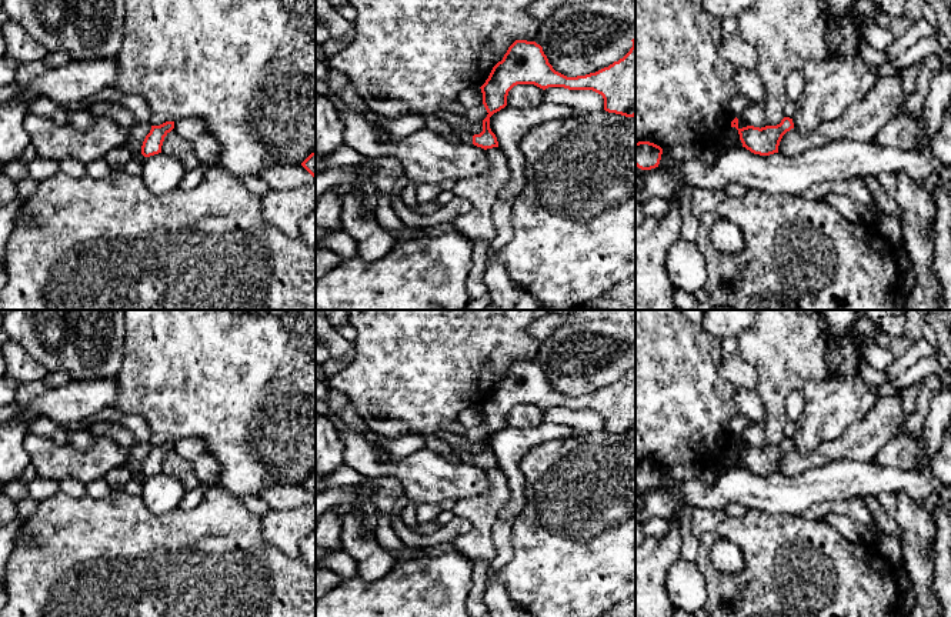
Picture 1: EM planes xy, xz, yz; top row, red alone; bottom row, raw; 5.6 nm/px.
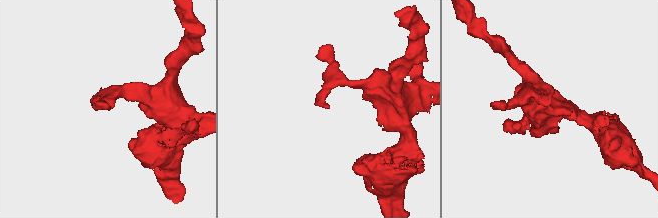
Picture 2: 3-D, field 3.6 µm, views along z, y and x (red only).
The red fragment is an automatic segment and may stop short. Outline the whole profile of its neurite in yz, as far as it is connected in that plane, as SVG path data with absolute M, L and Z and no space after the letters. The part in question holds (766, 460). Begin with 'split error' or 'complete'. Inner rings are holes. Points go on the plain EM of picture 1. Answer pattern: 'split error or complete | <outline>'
complete | M735 437L731 441L731 447L735 447L740 454L743 467L750 470L754 474L770 476L778 473L778 466L783 456L794 448L792 438L784 437L777 446L754 447L747 446L740 448L738 438Z

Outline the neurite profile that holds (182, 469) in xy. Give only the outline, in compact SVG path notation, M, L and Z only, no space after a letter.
M174 450L164 457L161 473L176 477L186 490L201 486L194 474L193 463L178 456Z

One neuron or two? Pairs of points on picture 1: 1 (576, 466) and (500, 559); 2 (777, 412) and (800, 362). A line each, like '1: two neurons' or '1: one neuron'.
1: two neurons
2: one neuron

